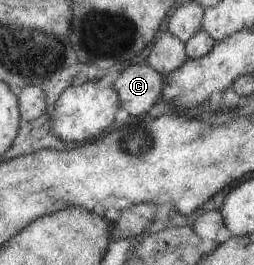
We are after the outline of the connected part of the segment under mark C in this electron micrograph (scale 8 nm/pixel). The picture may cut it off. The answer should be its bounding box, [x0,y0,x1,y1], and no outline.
[111,64,163,119]

